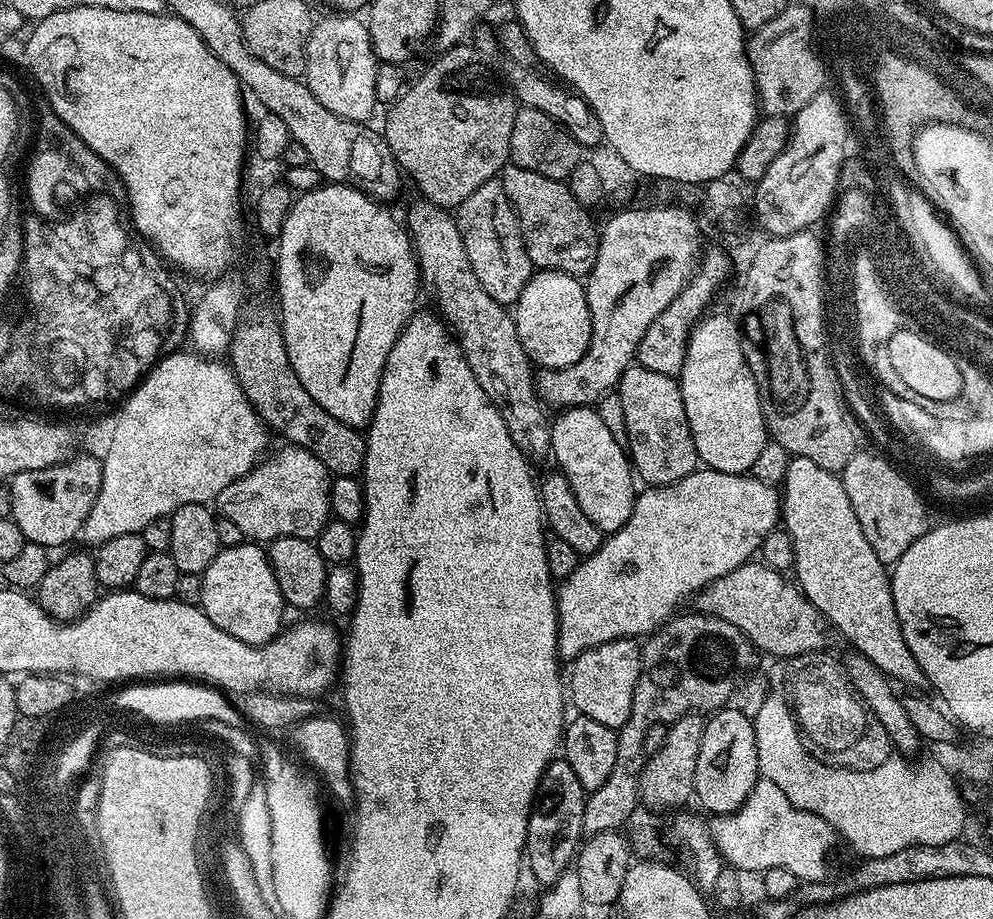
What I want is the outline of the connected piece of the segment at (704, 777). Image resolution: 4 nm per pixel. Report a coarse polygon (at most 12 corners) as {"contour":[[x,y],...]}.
{"contour":[[749,713],[709,715],[695,799],[737,812],[760,776]]}

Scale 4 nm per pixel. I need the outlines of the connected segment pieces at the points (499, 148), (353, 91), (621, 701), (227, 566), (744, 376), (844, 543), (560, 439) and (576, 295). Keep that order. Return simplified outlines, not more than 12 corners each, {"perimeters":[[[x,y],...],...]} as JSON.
{"perimeters":[[[447,49],[382,135],[421,197],[460,207],[510,160],[518,102],[460,96]],[[356,14],[313,23],[308,89],[334,114],[368,122],[378,61]],[[611,640],[571,661],[570,704],[619,730],[641,645]],[[221,547],[199,607],[218,630],[269,644],[285,623],[267,551]],[[713,311],[678,377],[699,463],[747,473],[770,437],[742,328]],[[791,457],[795,583],[885,676],[925,687],[837,473]],[[595,407],[551,421],[551,455],[600,532],[626,526],[632,461]],[[533,271],[514,305],[537,369],[574,366],[588,352],[585,285]]]}

